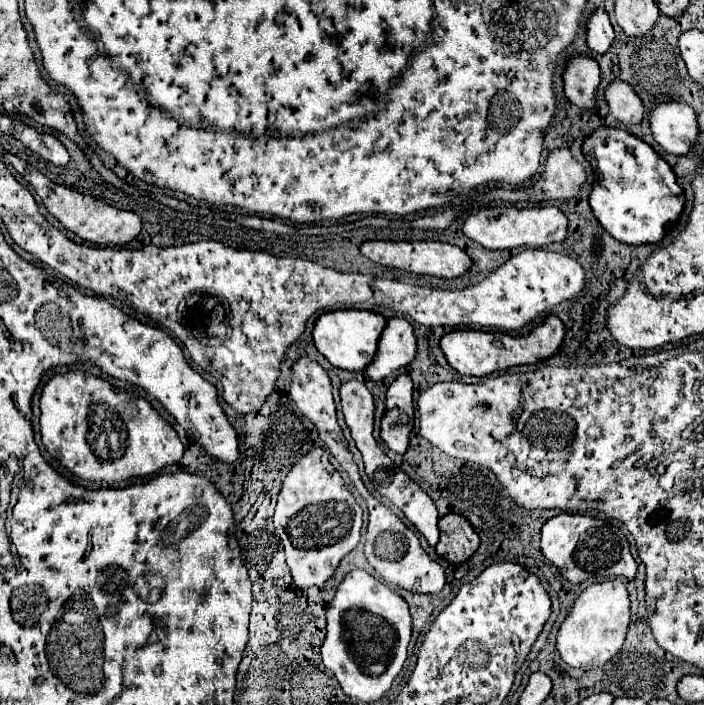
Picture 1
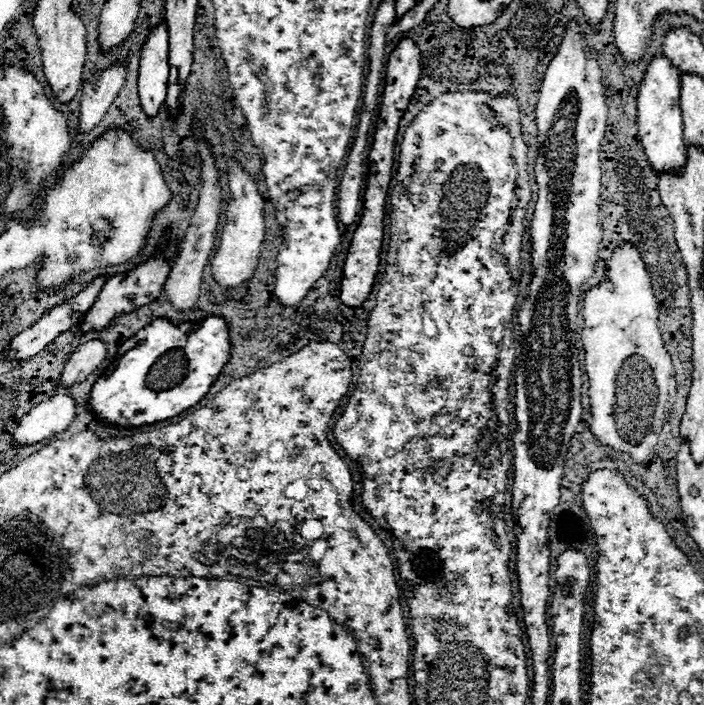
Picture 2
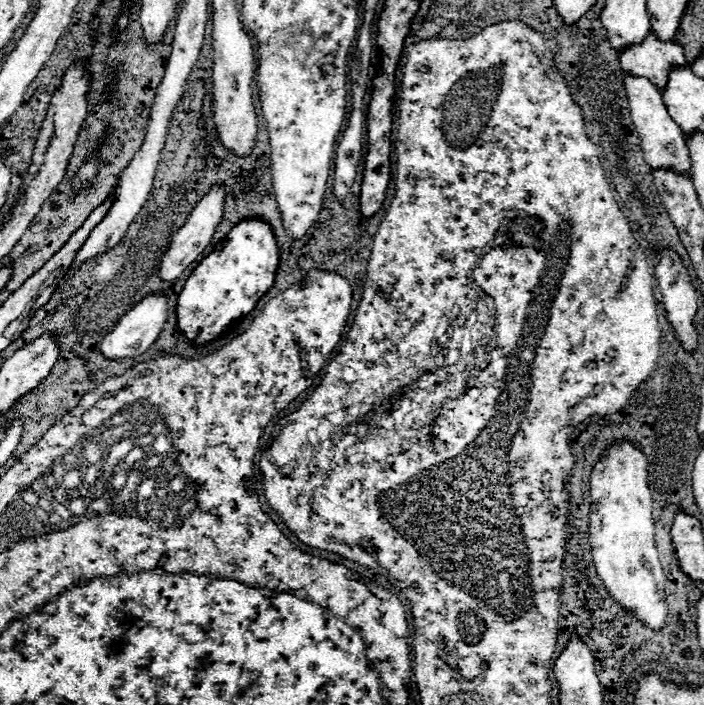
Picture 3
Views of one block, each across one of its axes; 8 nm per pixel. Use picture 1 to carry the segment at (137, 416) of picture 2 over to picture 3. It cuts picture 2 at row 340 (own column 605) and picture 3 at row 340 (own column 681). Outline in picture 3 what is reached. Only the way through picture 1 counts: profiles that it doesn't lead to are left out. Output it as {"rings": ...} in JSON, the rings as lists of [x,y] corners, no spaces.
{"rings":[[[260,220],[238,222],[238,226],[234,226],[230,230],[226,240],[220,242],[216,246],[216,250],[210,252],[194,268],[194,272],[186,280],[182,292],[178,294],[178,300],[176,300],[176,318],[178,318],[176,328],[194,346],[206,346],[208,342],[220,338],[222,332],[226,332],[236,320],[250,314],[254,310],[254,306],[258,304],[258,300],[270,290],[270,286],[274,282],[274,276],[276,276],[276,266],[278,266],[278,246],[274,242],[272,228],[264,222],[260,222]]]}

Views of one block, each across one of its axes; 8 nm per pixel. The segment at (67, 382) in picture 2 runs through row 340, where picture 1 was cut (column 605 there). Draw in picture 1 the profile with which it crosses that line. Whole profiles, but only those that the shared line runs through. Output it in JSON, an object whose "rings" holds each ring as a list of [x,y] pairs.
{"rings":[[[610,82],[604,90],[604,100],[612,116],[624,124],[636,124],[644,118],[644,106],[626,82]]]}

